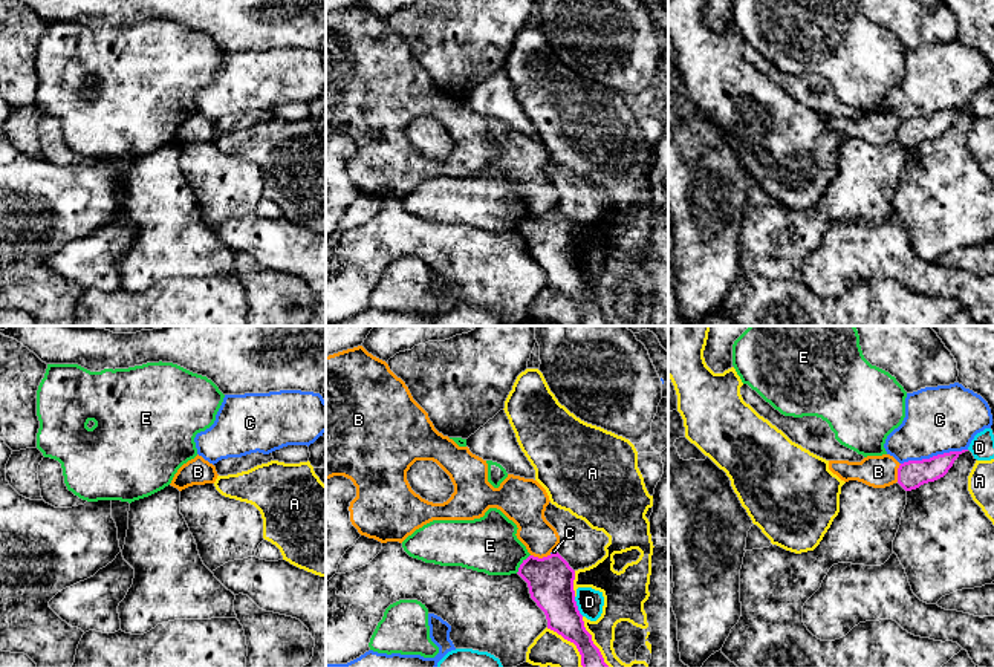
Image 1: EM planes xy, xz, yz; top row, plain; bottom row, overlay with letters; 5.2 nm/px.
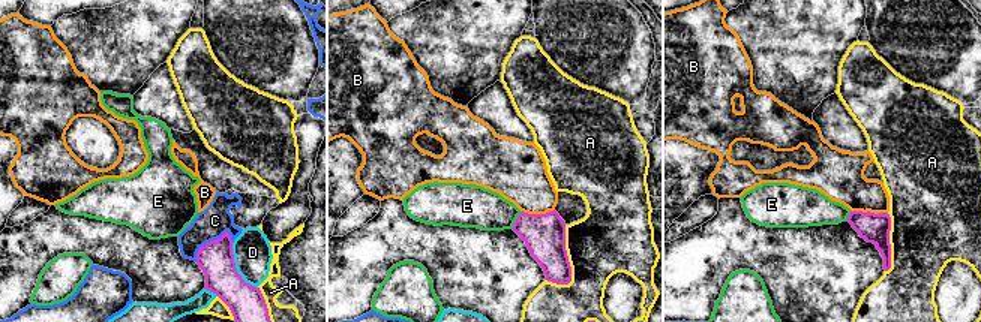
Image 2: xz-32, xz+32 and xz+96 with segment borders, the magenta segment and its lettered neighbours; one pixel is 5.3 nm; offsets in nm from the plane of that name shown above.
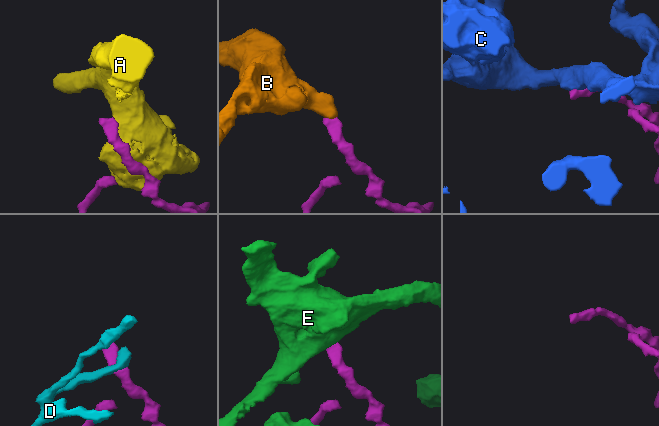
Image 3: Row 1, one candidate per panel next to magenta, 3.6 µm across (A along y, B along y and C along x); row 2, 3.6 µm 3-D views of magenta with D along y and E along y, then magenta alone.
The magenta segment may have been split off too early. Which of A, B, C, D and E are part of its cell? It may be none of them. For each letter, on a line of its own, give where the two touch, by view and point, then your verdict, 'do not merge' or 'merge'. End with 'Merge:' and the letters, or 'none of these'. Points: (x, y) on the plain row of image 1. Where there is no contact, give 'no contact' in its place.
A: xz (592, 300) | do not merge
B: xz (540, 216) | do not merge
C: yz (933, 113) | do not merge
D: xz (577, 263) | do not merge
E: xz (522, 221) | do not merge
Merge: none of these

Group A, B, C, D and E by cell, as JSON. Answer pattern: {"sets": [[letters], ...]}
{"sets": [["A"], ["B"], ["C"], ["D"], ["E"]]}

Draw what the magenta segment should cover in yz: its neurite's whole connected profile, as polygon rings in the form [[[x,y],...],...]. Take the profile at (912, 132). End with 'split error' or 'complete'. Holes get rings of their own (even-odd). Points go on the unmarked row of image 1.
[[[968,107],[950,109],[922,118],[908,118],[898,125],[898,141],[911,148],[924,141],[934,139],[944,135],[953,124],[954,118]]]; complete

